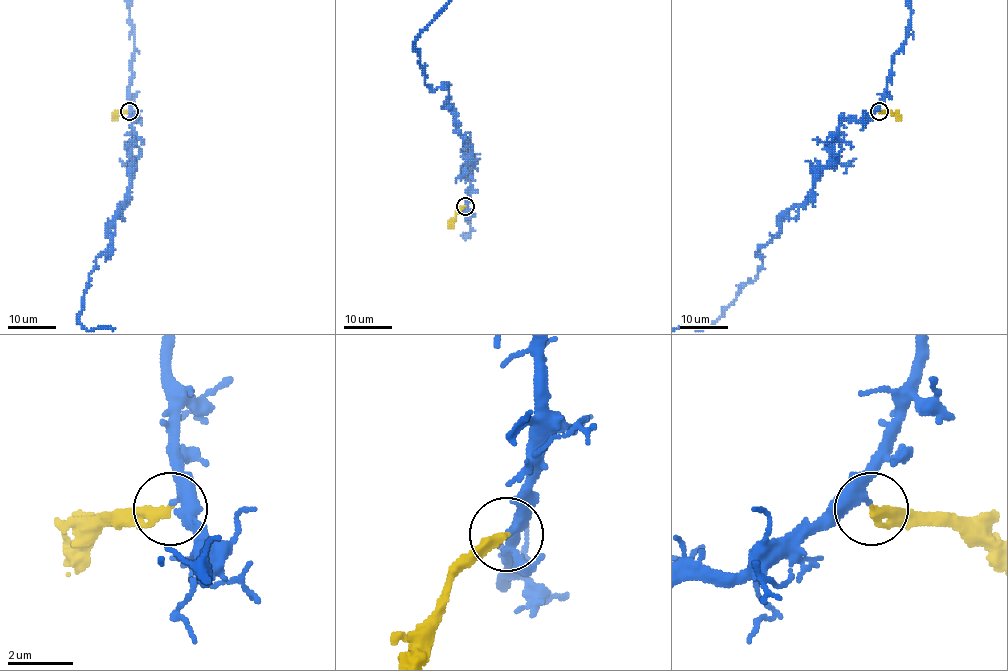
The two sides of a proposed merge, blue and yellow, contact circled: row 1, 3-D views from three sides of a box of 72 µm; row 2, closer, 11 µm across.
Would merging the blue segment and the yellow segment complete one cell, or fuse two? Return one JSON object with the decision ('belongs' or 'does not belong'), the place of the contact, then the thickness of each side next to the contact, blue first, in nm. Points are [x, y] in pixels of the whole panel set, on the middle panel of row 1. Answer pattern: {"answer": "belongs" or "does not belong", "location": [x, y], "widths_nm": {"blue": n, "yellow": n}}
{"answer": "does not belong", "location": [465, 206], "widths_nm": {"blue": 220, "yellow": 320}}

